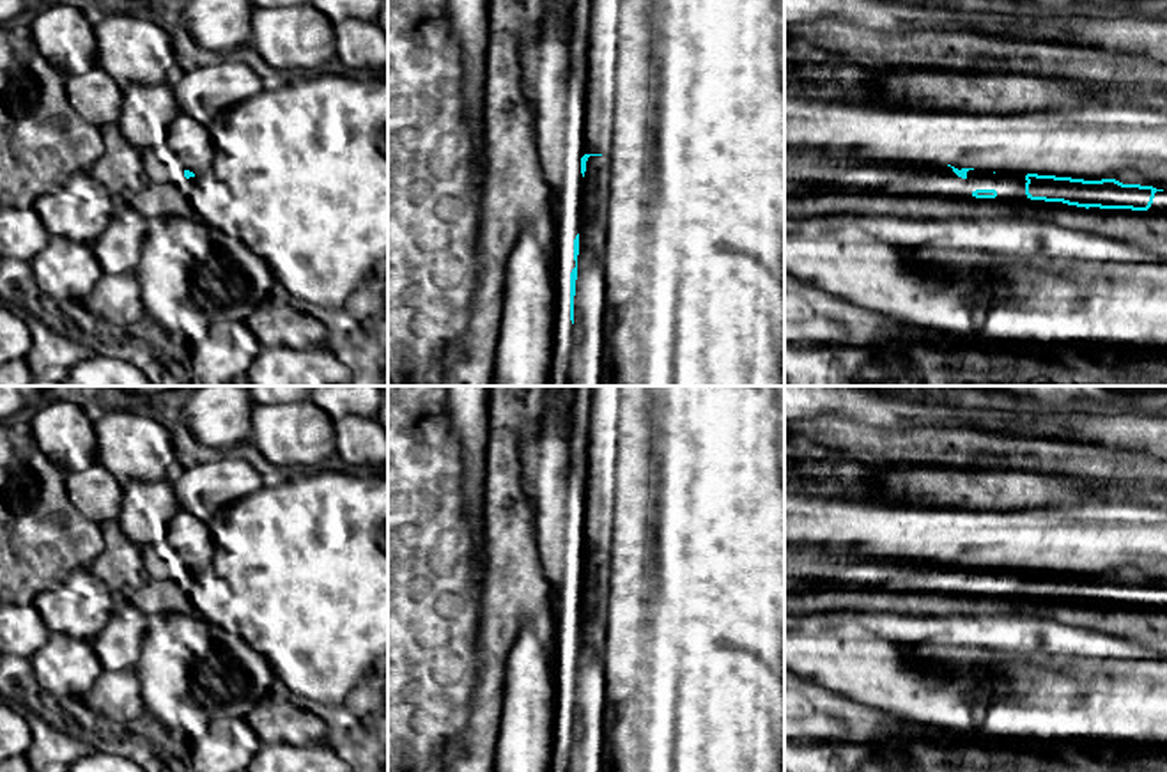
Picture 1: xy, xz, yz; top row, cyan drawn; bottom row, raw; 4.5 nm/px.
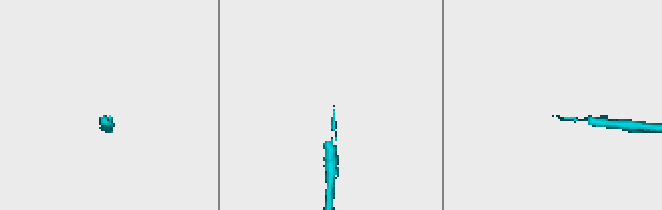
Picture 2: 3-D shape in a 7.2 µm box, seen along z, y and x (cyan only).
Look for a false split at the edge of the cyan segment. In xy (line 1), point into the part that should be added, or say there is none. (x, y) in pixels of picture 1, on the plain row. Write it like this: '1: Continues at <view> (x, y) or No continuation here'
1: No continuation here

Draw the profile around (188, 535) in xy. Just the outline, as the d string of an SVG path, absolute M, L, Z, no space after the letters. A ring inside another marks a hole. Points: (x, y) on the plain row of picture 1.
M179 510L168 522L166 533L186 567L202 572L213 565L216 544L205 521Z

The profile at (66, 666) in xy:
M51 634L28 660L41 691L57 699L85 698L104 671L92 643L66 634Z

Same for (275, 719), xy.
M269 692L259 694L246 721L262 744L305 747L328 737L328 726L319 715Z

